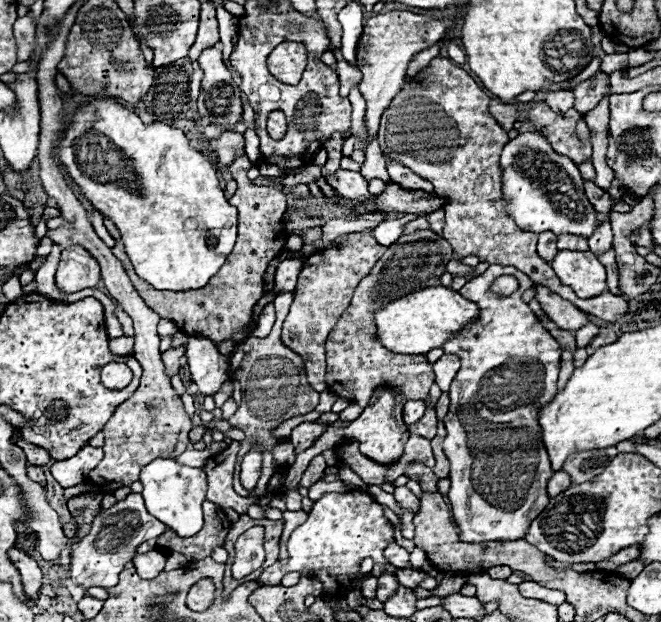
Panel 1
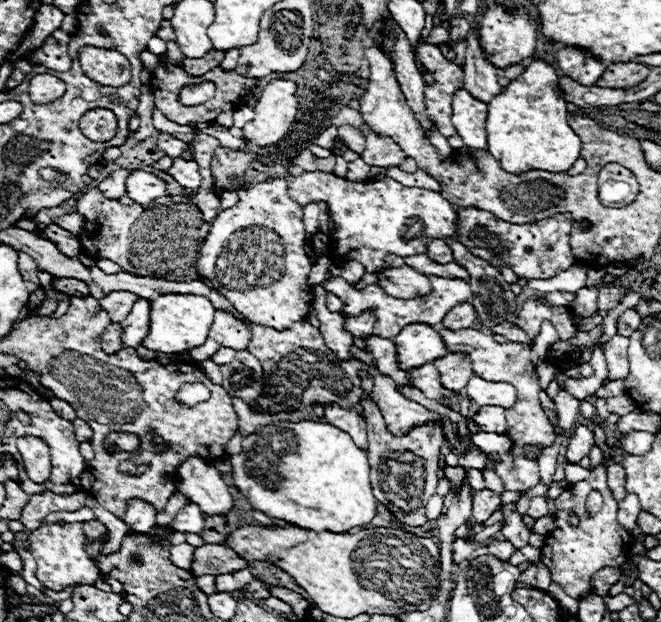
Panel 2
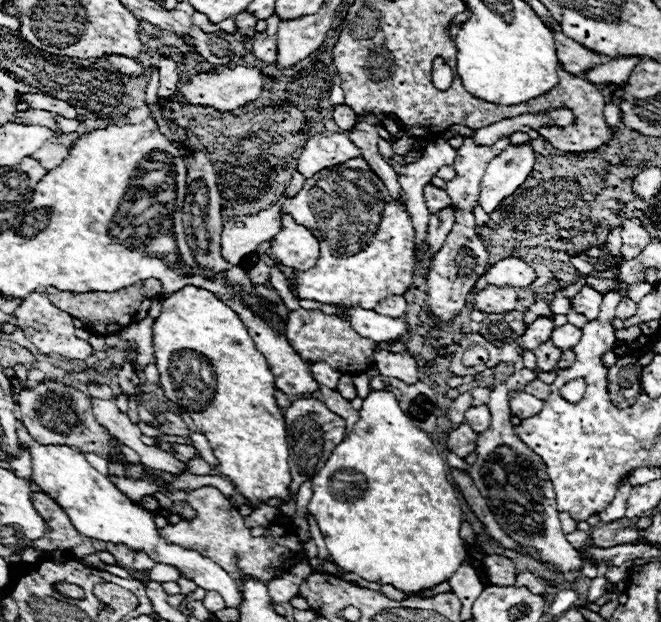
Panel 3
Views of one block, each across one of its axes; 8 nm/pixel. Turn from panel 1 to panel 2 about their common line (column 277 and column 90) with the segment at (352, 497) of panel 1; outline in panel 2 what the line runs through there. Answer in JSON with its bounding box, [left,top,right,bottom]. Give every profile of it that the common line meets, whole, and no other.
[28,522,100,592]

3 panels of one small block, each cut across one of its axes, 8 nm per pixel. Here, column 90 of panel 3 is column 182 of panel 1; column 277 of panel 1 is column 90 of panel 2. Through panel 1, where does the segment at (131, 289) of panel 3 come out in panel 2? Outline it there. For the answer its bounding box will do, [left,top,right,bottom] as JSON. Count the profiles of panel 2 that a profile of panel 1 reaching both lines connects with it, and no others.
[74,192,212,288]

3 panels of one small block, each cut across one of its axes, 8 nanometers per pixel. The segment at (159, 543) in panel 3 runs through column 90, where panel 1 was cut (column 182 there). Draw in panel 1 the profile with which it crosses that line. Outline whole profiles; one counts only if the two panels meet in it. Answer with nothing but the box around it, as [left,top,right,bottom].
[140,458,208,538]

